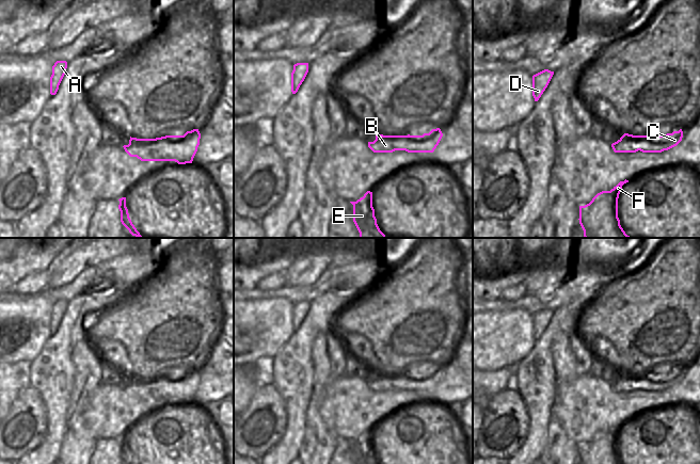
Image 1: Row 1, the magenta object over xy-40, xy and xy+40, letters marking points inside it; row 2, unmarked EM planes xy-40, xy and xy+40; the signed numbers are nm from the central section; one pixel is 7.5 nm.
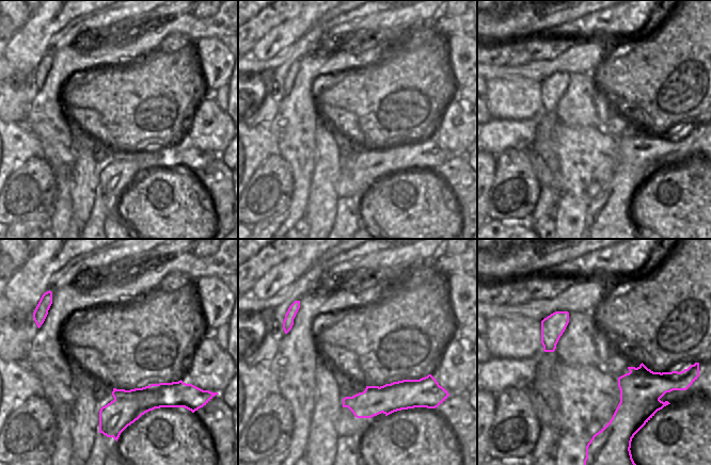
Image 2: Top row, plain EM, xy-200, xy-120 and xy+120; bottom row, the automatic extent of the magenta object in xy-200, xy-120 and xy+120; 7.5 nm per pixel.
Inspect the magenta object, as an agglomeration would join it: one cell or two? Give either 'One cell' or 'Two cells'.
One cell

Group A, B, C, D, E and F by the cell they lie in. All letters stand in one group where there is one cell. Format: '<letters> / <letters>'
A B C D E F

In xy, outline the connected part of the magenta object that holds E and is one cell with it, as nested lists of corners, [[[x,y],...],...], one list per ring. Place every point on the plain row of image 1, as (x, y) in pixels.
[[[367,430],[363,436],[353,444],[353,461],[355,464],[378,464],[372,446],[372,431]]]

